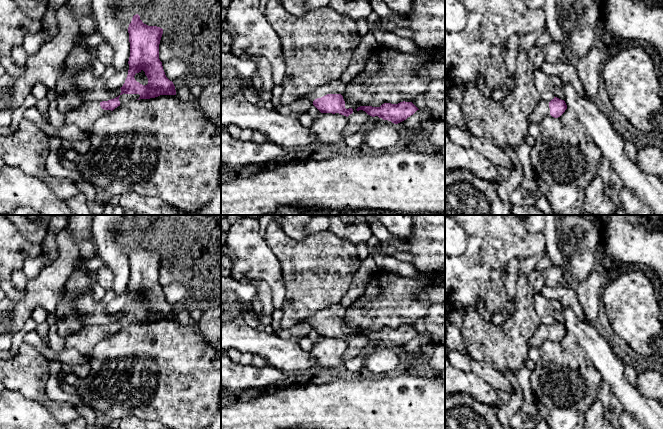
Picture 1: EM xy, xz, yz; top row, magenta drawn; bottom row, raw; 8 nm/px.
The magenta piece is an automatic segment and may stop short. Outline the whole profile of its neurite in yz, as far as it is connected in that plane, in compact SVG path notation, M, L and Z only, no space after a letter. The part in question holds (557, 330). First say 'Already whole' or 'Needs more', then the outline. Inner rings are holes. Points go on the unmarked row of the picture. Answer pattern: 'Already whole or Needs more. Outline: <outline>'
Needs more. Outline: M554 321L551 325L541 324L538 330L532 335L528 341L528 347L538 348L543 345L546 341L560 341L565 334L567 329L564 324Z

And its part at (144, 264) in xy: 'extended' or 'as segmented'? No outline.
extended

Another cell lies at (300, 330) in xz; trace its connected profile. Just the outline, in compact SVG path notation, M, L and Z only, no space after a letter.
M299 323L292 328L286 330L279 330L276 332L283 339L300 339L309 334L313 330L313 326L307 323Z

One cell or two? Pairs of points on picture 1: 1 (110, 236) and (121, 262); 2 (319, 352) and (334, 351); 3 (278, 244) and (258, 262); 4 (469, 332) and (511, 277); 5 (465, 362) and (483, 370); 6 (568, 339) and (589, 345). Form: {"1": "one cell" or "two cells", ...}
{"1": "one cell", "2": "one cell", "3": "two cells", "4": "two cells", "5": "one cell", "6": "two cells"}

